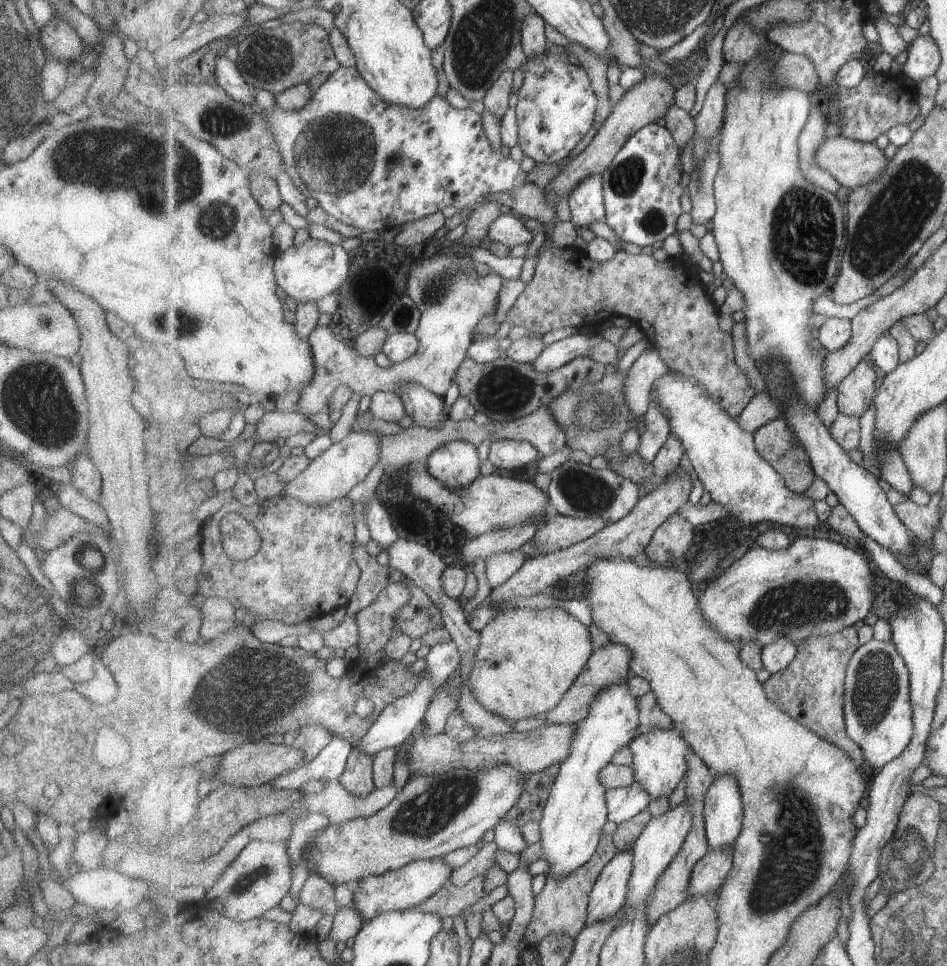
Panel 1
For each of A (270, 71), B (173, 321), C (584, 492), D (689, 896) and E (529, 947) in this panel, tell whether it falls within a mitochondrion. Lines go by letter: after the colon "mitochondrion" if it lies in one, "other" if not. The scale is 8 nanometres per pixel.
A: mitochondrion
B: mitochondrion
C: mitochondrion
D: other
E: other

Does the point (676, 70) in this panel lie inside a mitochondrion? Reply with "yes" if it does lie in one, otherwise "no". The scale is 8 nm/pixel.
no

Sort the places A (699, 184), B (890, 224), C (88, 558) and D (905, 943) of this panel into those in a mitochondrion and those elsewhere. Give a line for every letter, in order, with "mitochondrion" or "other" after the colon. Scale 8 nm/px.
A: mitochondrion
B: mitochondrion
C: mitochondrion
D: mitochondrion

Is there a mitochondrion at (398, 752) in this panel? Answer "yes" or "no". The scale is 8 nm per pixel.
no

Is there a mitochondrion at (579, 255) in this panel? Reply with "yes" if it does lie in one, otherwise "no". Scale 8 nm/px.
no

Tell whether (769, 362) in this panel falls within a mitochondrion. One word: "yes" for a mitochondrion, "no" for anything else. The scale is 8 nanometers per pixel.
no

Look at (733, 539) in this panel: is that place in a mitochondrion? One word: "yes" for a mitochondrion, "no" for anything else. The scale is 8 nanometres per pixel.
no

